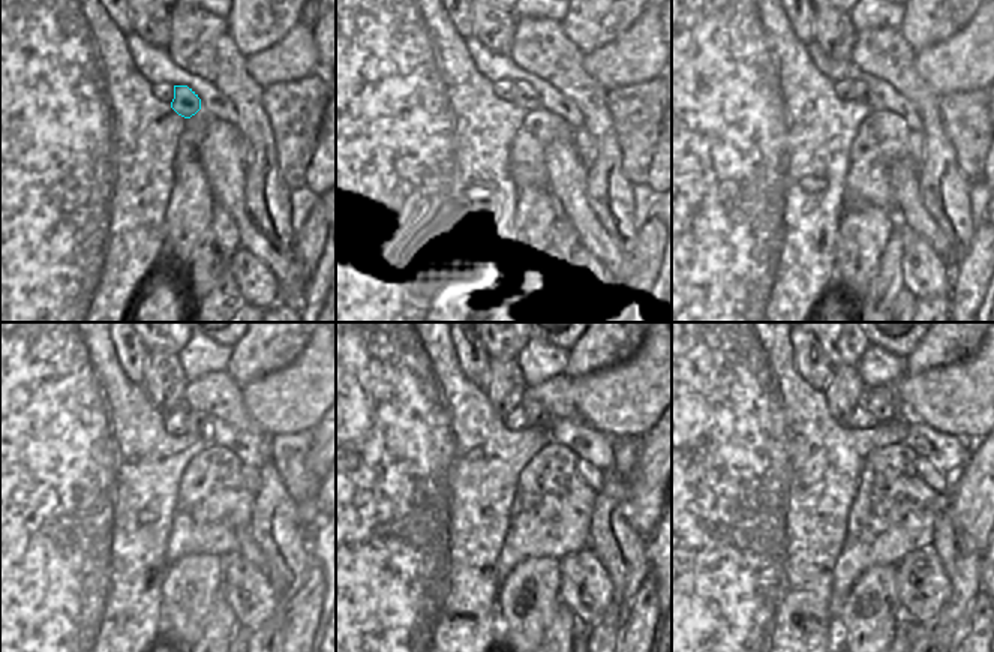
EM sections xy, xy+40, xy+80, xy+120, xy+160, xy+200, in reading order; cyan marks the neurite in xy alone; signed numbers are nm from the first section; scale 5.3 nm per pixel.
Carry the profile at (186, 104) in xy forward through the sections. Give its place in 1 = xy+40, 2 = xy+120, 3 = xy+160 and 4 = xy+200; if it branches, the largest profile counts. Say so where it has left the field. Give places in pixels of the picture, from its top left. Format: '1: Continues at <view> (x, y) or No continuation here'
1: Continues at xy+40 (523, 96)
2: Continues at xy+120 (195, 423)
3: Continues at xy+160 (537, 415)
4: Continues at xy+200 (880, 402)

